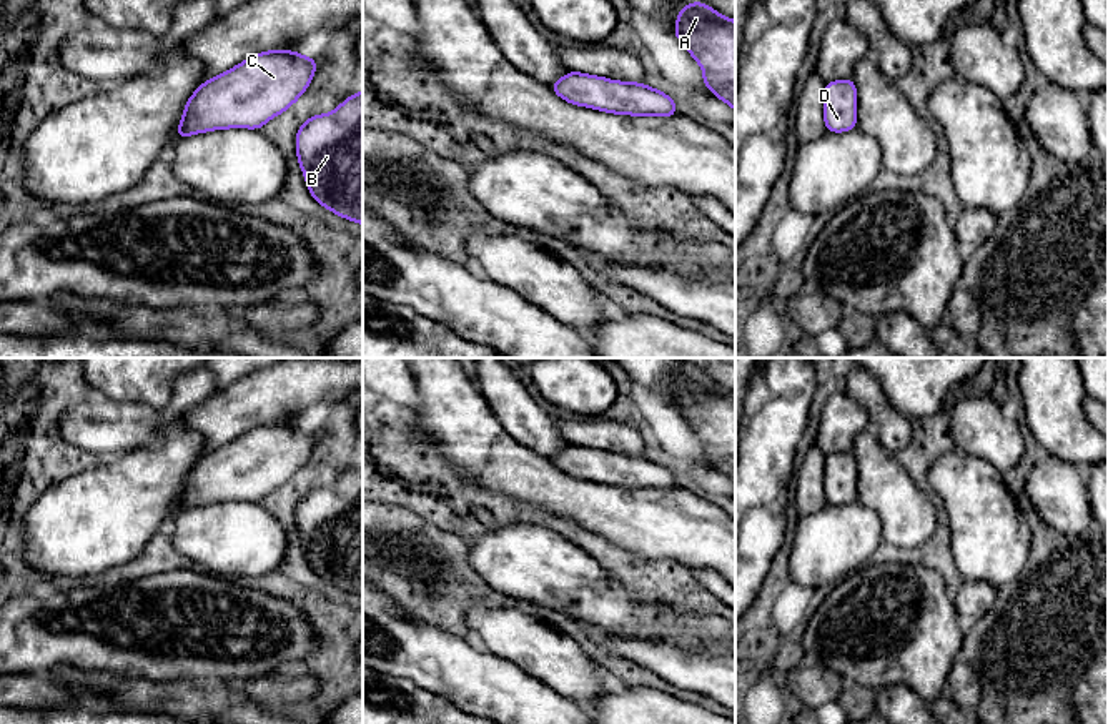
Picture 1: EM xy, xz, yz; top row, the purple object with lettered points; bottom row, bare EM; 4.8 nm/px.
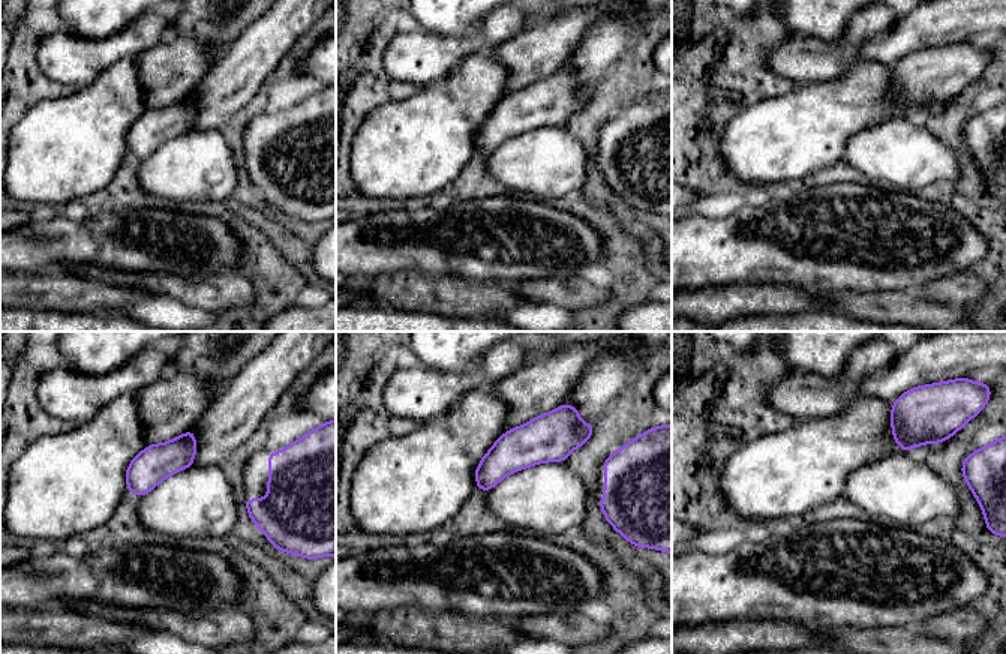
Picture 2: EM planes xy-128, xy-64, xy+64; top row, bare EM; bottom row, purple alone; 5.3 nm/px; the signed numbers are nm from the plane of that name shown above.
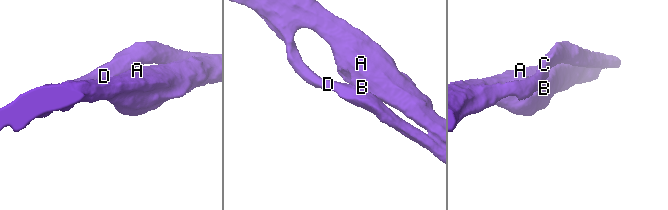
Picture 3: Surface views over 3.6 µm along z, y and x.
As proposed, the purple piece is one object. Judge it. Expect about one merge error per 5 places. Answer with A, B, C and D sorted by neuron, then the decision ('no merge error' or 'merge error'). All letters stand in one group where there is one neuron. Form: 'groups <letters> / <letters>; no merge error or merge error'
groups A B C D; no merge error

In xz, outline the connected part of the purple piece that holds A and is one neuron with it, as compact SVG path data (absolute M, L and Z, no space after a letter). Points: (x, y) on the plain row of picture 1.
M699 373L680 381L674 408L702 439L702 458L735 484L735 394Z

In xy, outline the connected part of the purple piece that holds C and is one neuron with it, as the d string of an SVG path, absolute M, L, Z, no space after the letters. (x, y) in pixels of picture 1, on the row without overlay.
M298 423L256 426L235 441L201 456L185 478L176 513L221 501L255 501L288 483L308 461L318 433L301 429Z

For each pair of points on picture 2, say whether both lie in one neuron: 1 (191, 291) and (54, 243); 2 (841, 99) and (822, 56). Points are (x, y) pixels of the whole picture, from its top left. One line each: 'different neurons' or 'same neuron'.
1: different neurons
2: different neurons

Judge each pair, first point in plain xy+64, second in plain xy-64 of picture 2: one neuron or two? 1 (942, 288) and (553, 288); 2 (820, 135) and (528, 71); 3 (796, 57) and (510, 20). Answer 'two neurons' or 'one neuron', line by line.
1: one neuron
2: two neurons
3: one neuron

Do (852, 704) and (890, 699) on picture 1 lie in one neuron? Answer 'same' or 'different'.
different

